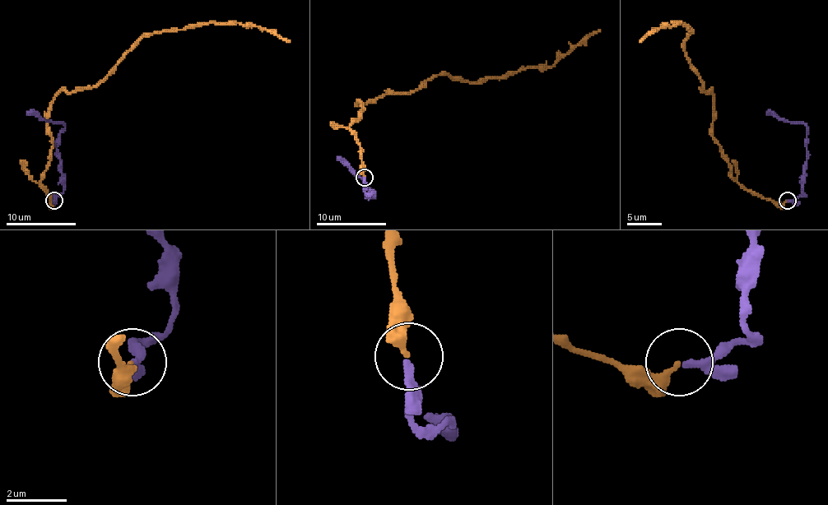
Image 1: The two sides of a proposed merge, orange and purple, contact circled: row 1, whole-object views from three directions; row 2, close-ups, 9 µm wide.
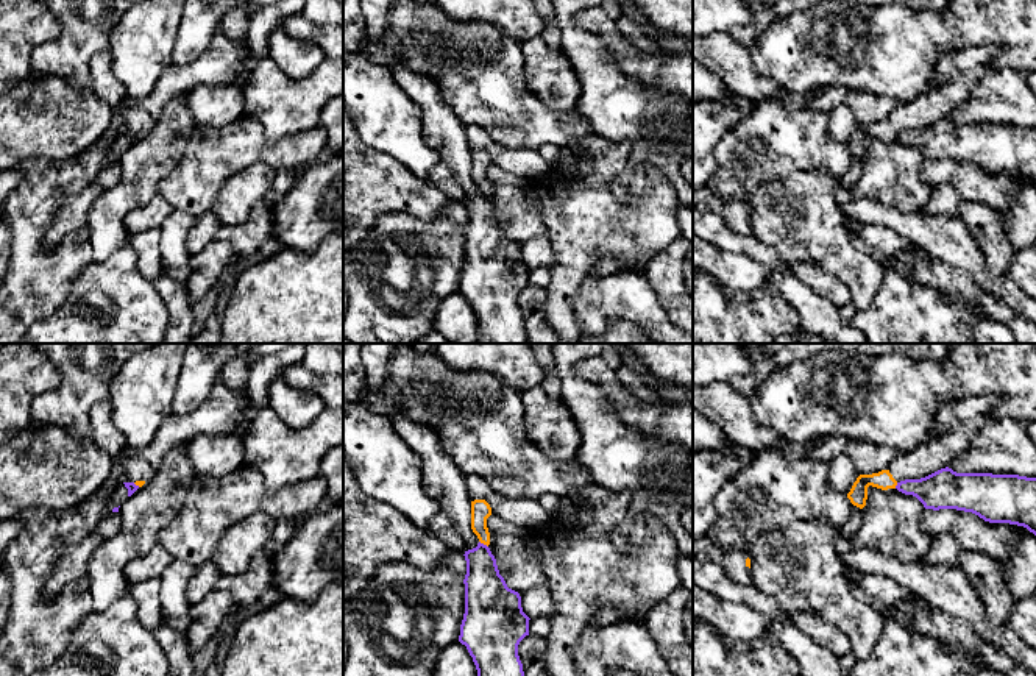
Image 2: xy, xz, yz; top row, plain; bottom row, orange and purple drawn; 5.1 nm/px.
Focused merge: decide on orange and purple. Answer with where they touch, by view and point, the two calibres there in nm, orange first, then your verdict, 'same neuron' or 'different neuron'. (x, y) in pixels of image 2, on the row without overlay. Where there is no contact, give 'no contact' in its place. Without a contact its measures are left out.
xz (484, 194) | 100/220 nm | different neuron

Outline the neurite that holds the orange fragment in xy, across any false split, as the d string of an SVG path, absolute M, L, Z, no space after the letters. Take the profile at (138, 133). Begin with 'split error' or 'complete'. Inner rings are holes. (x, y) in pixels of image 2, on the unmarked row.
split error; M125 106L120 122L120 133L134 133L136 136L142 137L148 133L156 123L147 111L136 108L136 106Z

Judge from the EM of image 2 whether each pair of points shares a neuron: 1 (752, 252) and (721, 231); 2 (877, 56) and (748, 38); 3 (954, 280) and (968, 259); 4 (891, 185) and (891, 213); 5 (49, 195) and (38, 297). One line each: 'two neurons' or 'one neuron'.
1: one neuron
2: two neurons
3: two neurons
4: two neurons
5: one neuron

